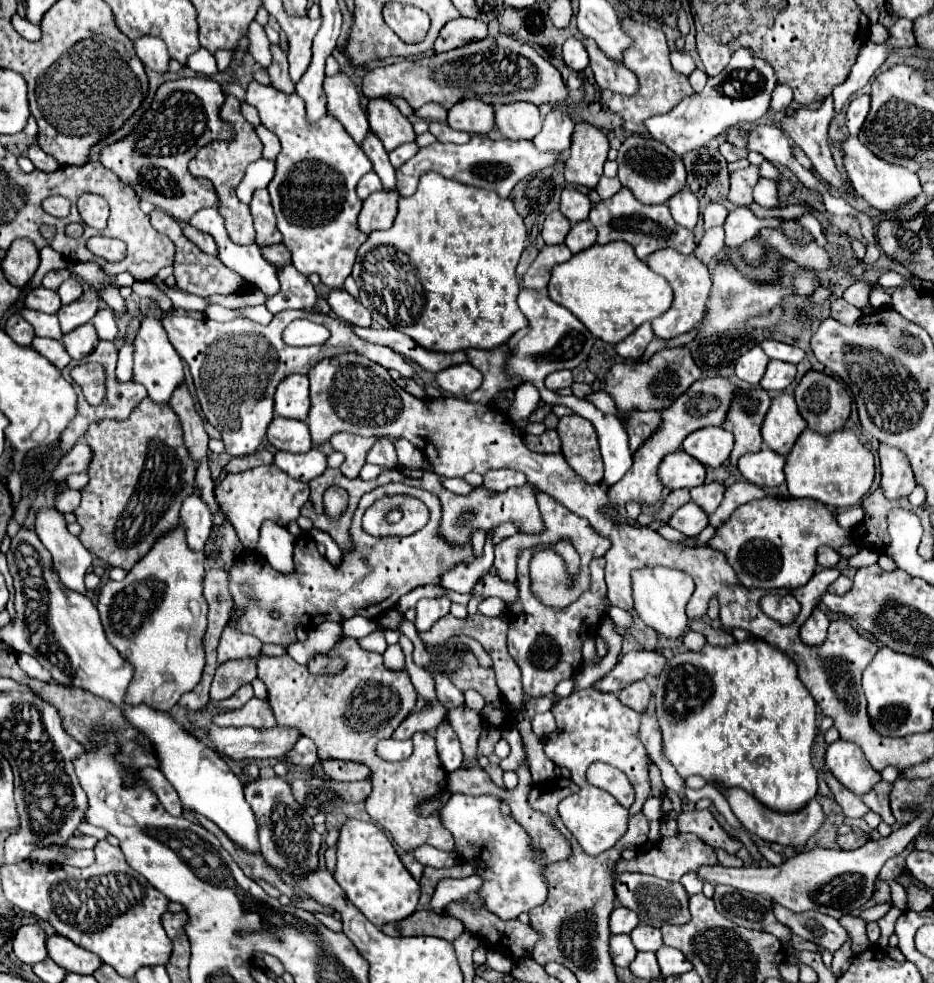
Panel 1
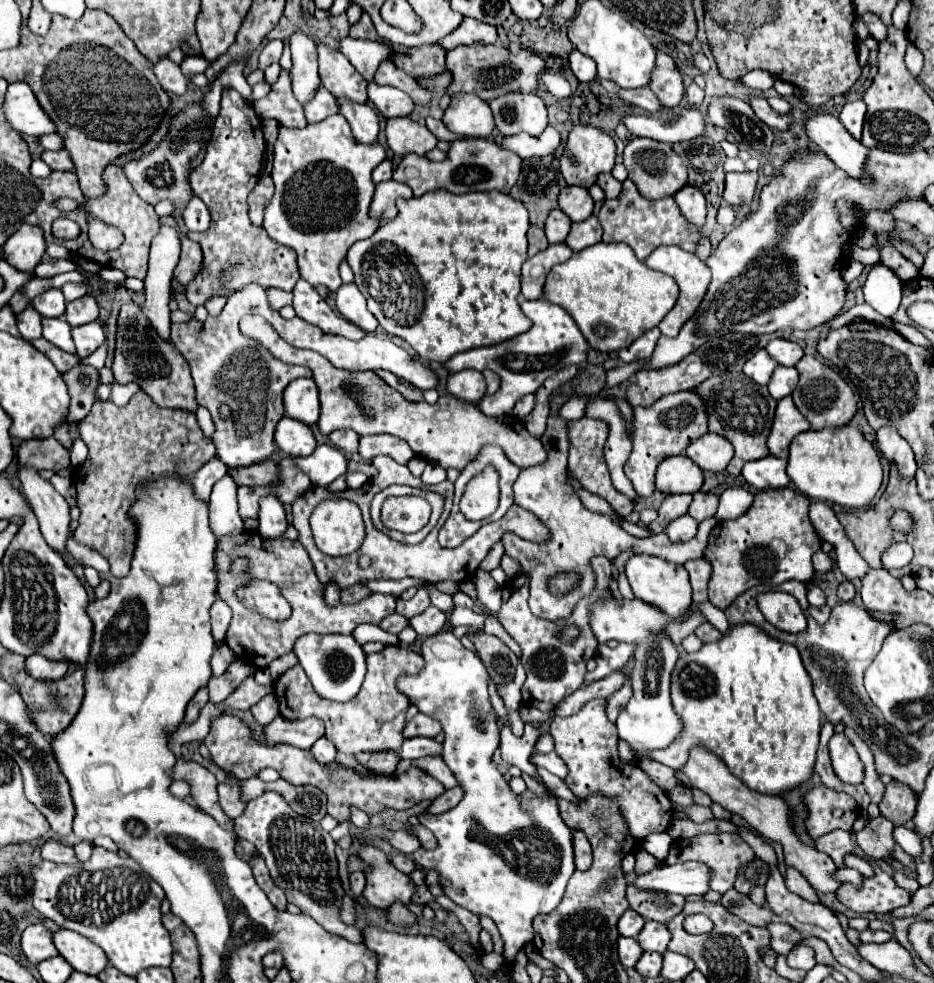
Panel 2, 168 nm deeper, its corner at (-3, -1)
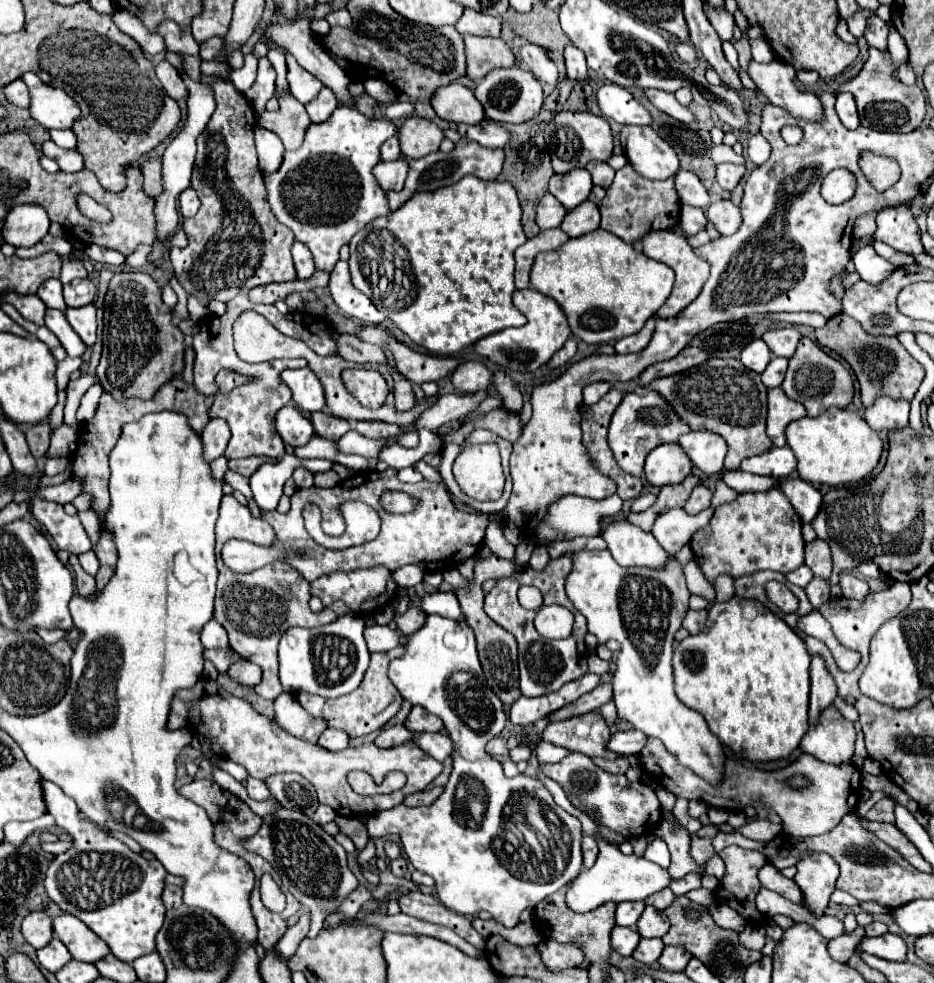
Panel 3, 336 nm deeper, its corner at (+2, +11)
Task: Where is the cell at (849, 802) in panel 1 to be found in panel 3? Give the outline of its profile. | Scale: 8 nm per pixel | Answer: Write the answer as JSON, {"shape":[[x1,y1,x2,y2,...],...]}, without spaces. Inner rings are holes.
{"shape":[[813,656,811,660,811,704,809,704,809,714,813,716,811,720,817,718,817,714,833,704,837,696,837,686,829,670,825,668,825,660,821,656]]}

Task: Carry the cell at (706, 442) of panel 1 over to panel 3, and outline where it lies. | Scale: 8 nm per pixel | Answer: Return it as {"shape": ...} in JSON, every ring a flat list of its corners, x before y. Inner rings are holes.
{"shape":[[687,432,679,438,679,446,691,458,693,466,705,474,719,474,727,454,725,440,715,432]]}

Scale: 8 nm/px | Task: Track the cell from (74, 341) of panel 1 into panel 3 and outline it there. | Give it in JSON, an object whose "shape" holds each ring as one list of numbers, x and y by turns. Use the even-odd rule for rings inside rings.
{"shape":[[87,304,85,308,67,308,65,310,67,322,73,326,73,330,79,334,79,338,87,344,95,344,95,330,97,330,97,320,95,320,95,306]]}

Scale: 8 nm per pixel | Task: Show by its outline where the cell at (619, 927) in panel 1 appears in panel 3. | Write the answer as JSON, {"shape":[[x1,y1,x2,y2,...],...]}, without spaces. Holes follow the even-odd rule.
{"shape":[[629,902,617,904,617,924,619,926,635,926,639,916,643,914,643,908,645,908,643,902,641,904,629,904]]}

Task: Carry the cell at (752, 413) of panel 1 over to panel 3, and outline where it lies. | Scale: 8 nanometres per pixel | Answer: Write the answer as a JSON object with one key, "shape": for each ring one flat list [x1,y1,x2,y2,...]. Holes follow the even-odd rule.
{"shape":[[711,358,697,368,689,368,689,372,657,378,647,388,661,394,691,430,709,430,725,438,729,444,729,454,725,458,727,470,737,470,741,460,763,454,773,446,765,434,767,388,761,376,745,368,739,360]]}

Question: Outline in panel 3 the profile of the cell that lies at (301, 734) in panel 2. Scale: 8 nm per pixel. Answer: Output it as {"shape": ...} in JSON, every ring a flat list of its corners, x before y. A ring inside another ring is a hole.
{"shape":[[291,694,277,696,275,722,281,728,285,728,287,732,293,732,293,736,303,738,303,740,313,742,313,744,317,744,321,732,327,728,325,720,313,718,311,714,307,714,305,708,301,708,301,704,297,704,295,696,291,696]]}

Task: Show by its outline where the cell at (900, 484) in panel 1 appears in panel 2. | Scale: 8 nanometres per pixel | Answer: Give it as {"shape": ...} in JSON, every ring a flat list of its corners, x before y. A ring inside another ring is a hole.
{"shape":[[880,428,876,432,876,444,878,444,878,450,882,452,882,456,892,464,896,466,898,470,898,476,902,478,914,478,916,476,916,460,914,460,914,452,912,448,908,446,908,442,892,428]]}

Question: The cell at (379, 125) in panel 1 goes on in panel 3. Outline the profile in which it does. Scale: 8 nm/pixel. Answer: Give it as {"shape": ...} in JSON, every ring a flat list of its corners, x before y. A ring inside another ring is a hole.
{"shape":[[409,116,399,128,399,138,403,156,417,160,421,156,427,156,429,152,437,152,445,134,435,122]]}

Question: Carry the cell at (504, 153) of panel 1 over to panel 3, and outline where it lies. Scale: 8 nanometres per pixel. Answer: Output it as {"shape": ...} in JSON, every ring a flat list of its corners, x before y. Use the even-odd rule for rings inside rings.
{"shape":[[461,140,455,144,455,150,445,154,445,152,433,152,433,154,427,154,419,160,407,160,411,170,409,170,409,176,405,180,405,188,397,194,397,192,387,192,387,200,389,200,389,212,395,212,397,208,401,208,401,204,405,204,413,194,417,192,433,192,433,190,439,190,443,186,449,186,449,184,455,184,459,182,463,176,467,174,473,174,481,180,497,180,499,172,501,172,501,166,503,166,503,150,499,148,483,148,479,146,477,142,473,140]]}

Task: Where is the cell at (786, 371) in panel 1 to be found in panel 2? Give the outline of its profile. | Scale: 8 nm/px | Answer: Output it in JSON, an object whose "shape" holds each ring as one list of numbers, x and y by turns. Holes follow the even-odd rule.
{"shape":[[778,366,768,382,768,390,774,400,780,400,780,398,788,396,796,388,796,384,798,384,798,370]]}

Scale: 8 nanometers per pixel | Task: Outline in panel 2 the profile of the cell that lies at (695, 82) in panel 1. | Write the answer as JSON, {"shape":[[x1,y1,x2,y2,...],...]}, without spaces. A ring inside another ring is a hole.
{"shape":[[692,82,692,84,686,88,686,100,688,100,690,106,700,106,702,100,704,100,704,90,702,90,698,84]]}

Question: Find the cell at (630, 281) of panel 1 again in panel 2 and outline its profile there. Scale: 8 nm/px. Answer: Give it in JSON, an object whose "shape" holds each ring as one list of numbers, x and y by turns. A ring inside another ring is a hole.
{"shape":[[598,242,550,270,544,298,562,306,574,318,592,348,614,352,630,346,646,330,658,326,676,304,678,286,674,278,650,270,640,262,626,244]]}

